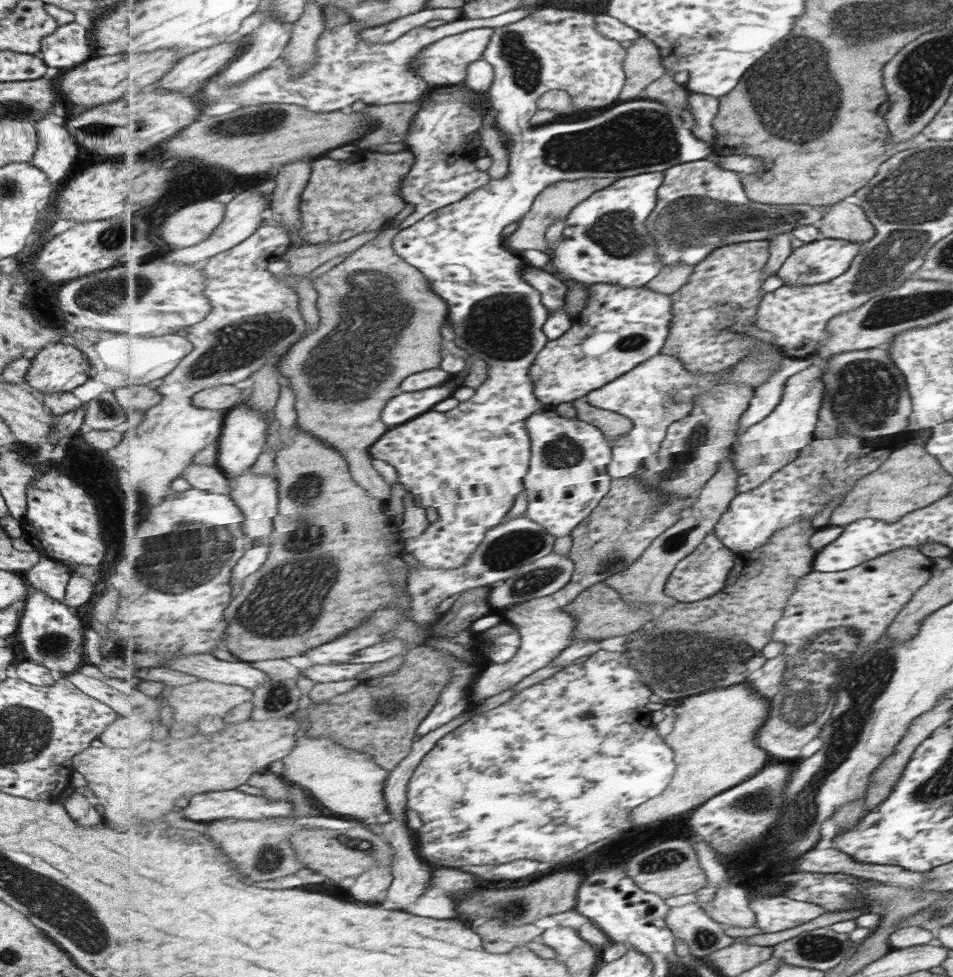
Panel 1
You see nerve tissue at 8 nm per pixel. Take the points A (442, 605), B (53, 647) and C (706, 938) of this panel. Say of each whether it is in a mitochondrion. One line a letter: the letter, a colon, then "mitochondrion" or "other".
A: other
B: mitochondrion
C: mitochondrion

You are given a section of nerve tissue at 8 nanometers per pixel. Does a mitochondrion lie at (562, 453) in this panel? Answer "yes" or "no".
yes

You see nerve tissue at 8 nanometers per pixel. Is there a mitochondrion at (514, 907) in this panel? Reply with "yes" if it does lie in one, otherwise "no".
yes

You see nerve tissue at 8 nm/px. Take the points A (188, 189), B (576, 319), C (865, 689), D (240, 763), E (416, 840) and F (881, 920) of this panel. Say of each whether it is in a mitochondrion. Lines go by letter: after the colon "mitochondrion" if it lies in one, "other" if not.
A: other
B: other
C: mitochondrion
D: other
E: other
F: other

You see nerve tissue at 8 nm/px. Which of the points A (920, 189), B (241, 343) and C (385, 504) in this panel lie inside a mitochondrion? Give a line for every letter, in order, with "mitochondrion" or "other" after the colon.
A: mitochondrion
B: mitochondrion
C: other

